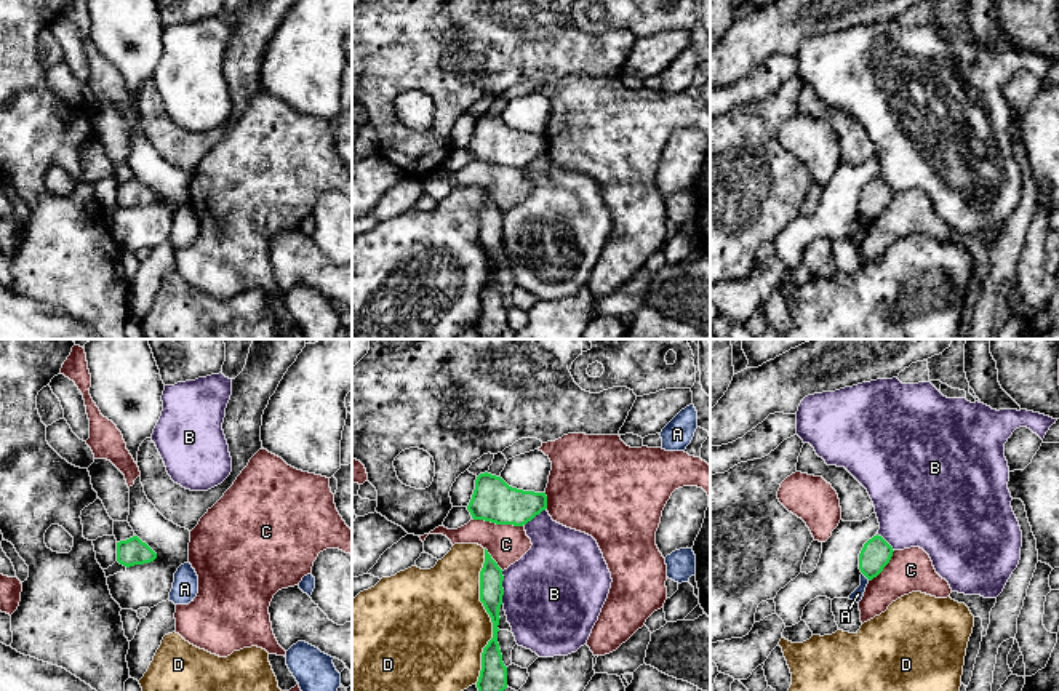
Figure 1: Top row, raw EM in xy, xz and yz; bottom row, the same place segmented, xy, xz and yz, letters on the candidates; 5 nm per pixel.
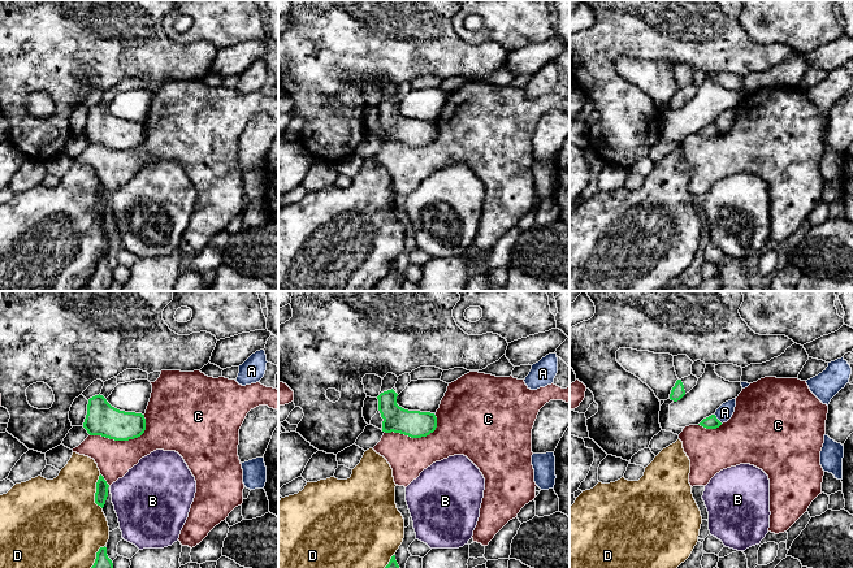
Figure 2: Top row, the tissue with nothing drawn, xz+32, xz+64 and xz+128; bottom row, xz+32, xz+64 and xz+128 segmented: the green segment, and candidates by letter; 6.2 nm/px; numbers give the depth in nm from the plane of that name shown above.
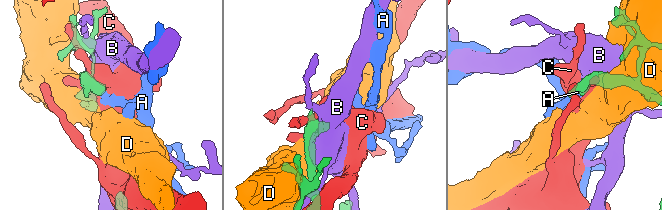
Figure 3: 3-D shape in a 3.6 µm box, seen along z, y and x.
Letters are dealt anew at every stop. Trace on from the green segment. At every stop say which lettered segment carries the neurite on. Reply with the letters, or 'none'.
none

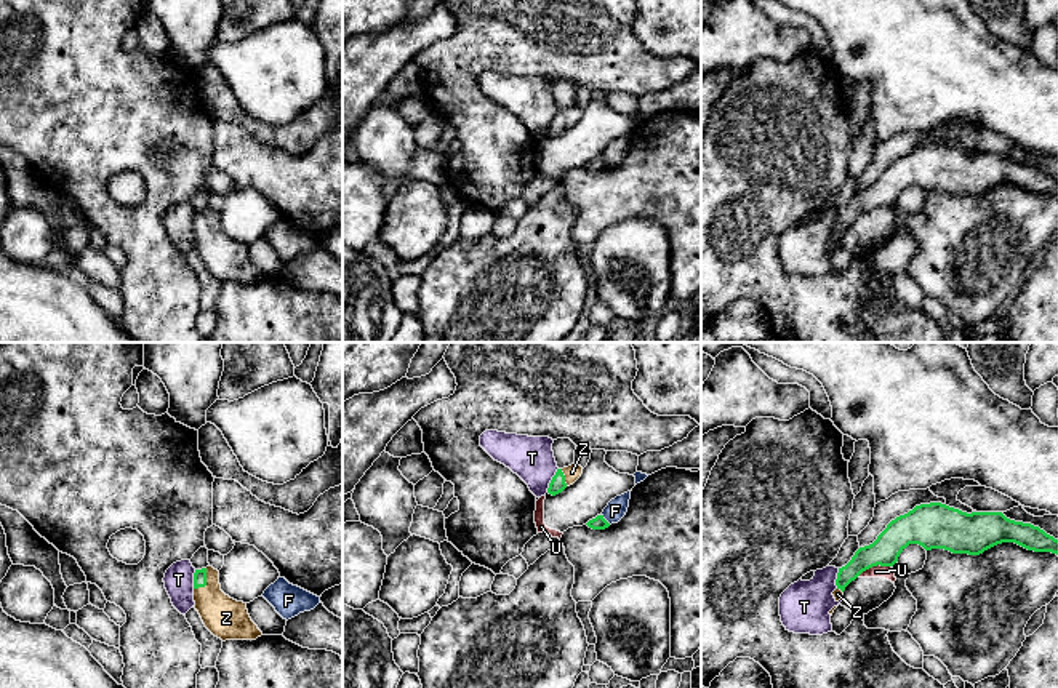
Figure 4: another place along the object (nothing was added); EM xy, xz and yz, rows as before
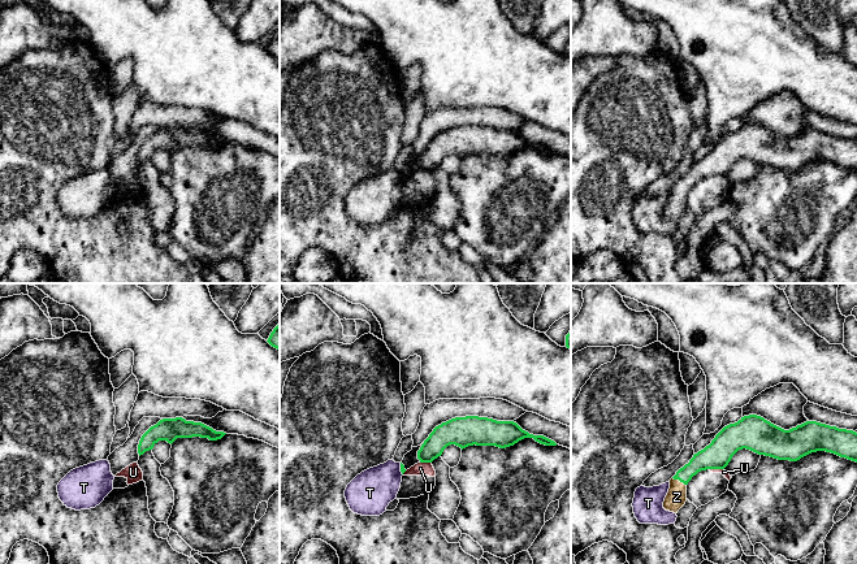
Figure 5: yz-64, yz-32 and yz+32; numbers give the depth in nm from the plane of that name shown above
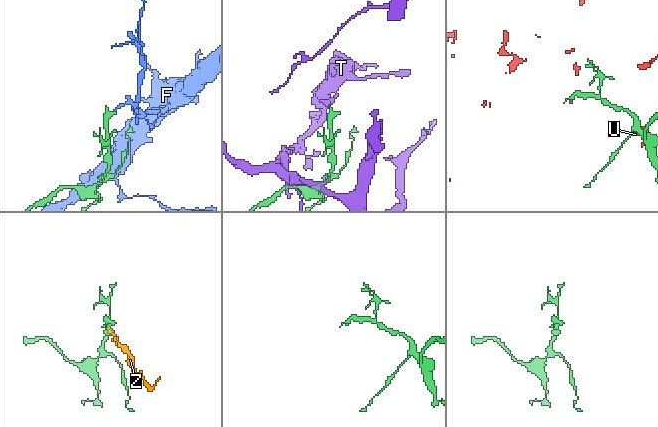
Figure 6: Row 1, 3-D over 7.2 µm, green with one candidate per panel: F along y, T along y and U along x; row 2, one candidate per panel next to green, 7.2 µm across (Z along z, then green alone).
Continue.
Z

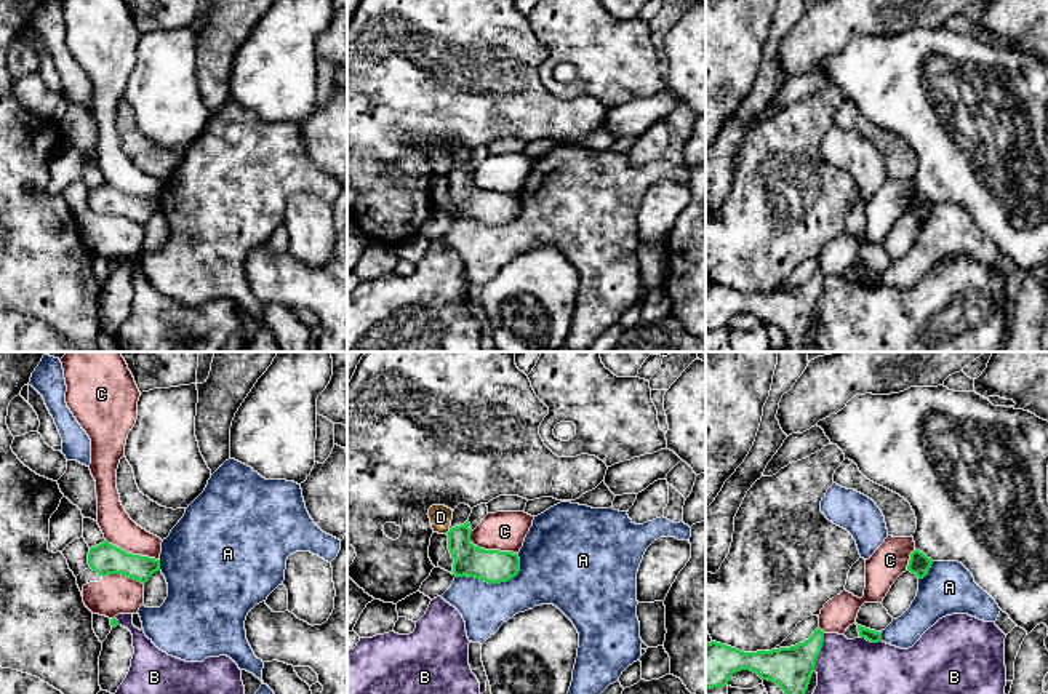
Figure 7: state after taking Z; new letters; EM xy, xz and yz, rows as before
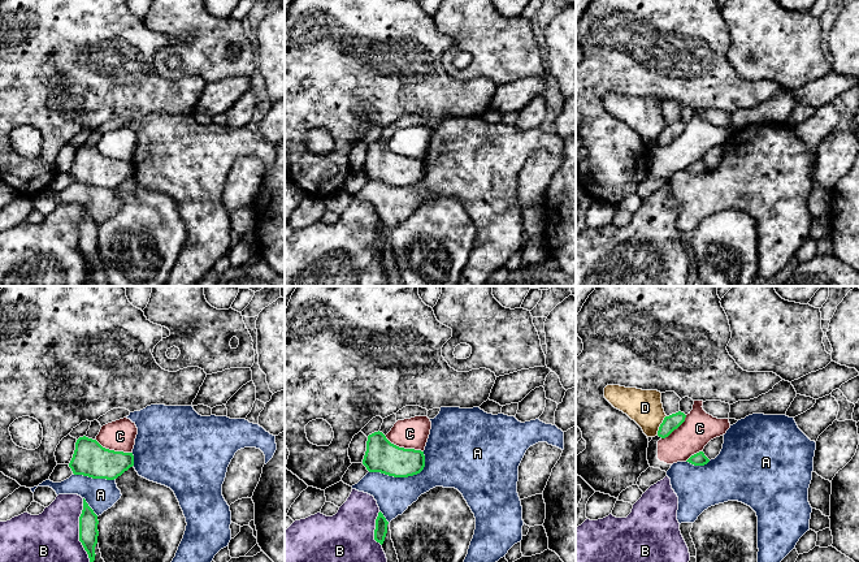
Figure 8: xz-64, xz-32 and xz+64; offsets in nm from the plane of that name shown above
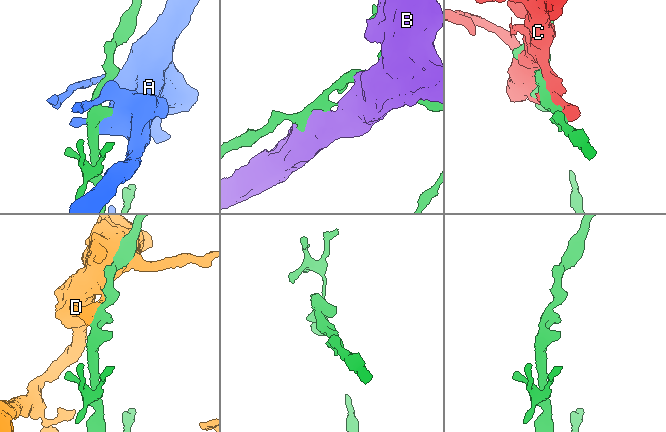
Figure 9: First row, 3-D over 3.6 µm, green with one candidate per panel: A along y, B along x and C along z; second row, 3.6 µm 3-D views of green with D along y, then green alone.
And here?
none

